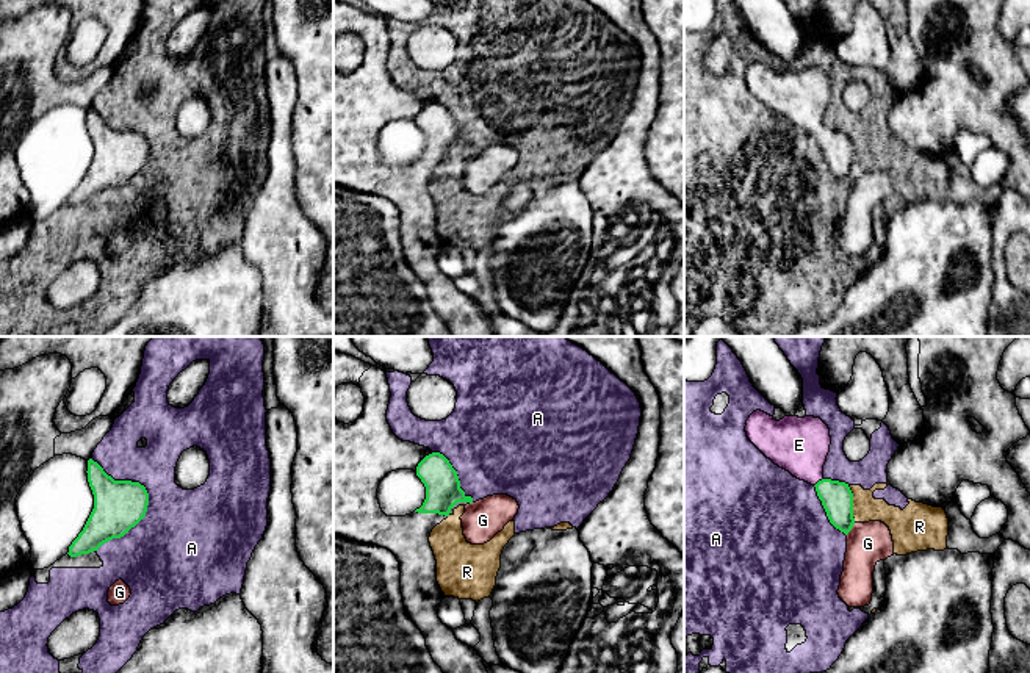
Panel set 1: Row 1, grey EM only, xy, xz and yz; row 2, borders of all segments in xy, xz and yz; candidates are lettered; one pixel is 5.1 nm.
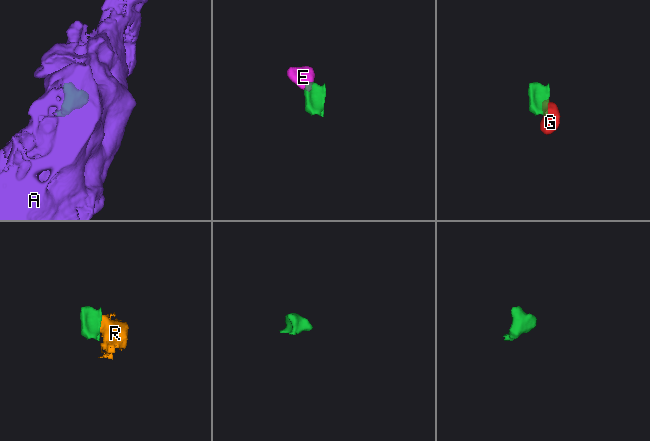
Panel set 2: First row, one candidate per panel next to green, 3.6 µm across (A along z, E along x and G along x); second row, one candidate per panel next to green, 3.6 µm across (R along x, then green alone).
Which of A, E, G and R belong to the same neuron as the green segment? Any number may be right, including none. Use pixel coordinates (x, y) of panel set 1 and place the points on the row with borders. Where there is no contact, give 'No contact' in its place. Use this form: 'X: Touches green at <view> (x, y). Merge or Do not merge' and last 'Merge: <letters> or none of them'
A: Touches green at xy (147, 500). Do not merge
E: Touches green at yz (817, 482). Merge
G: Touches green at yz (850, 529). Merge
R: Touches green at yz (852, 504). Do not merge
Merge: E, G

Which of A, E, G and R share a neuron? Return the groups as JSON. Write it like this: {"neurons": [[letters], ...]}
{"neurons": [["A", "R"], ["E", "G"]]}

